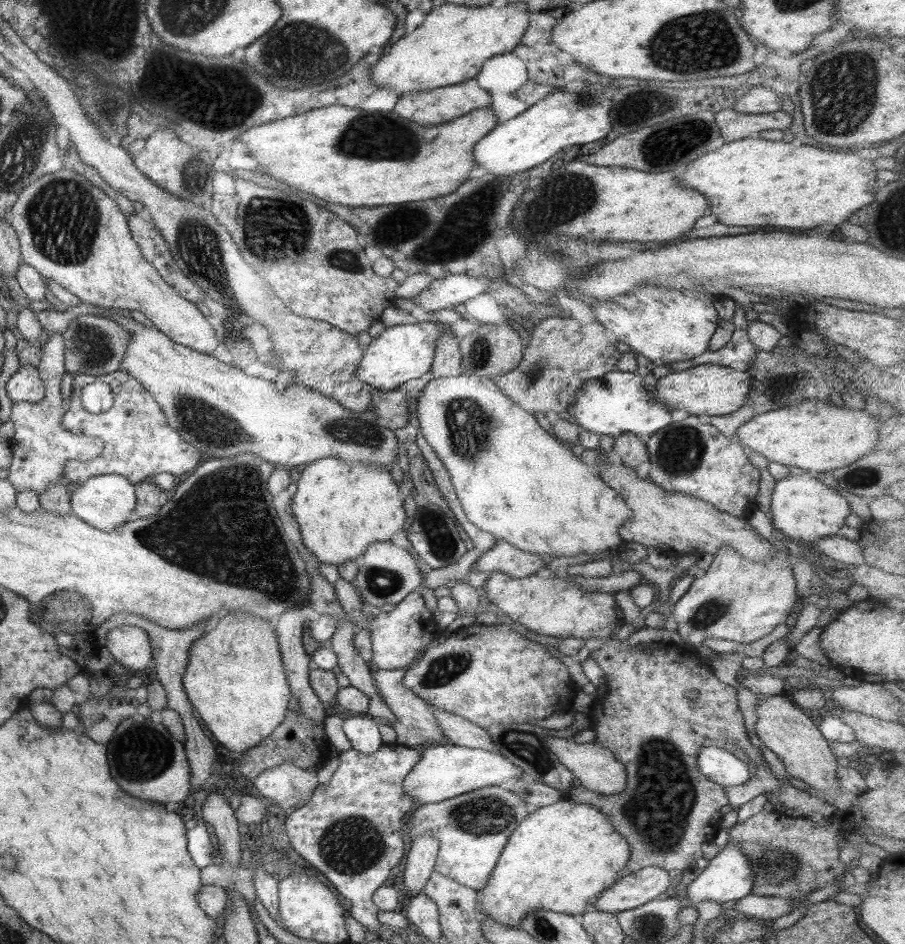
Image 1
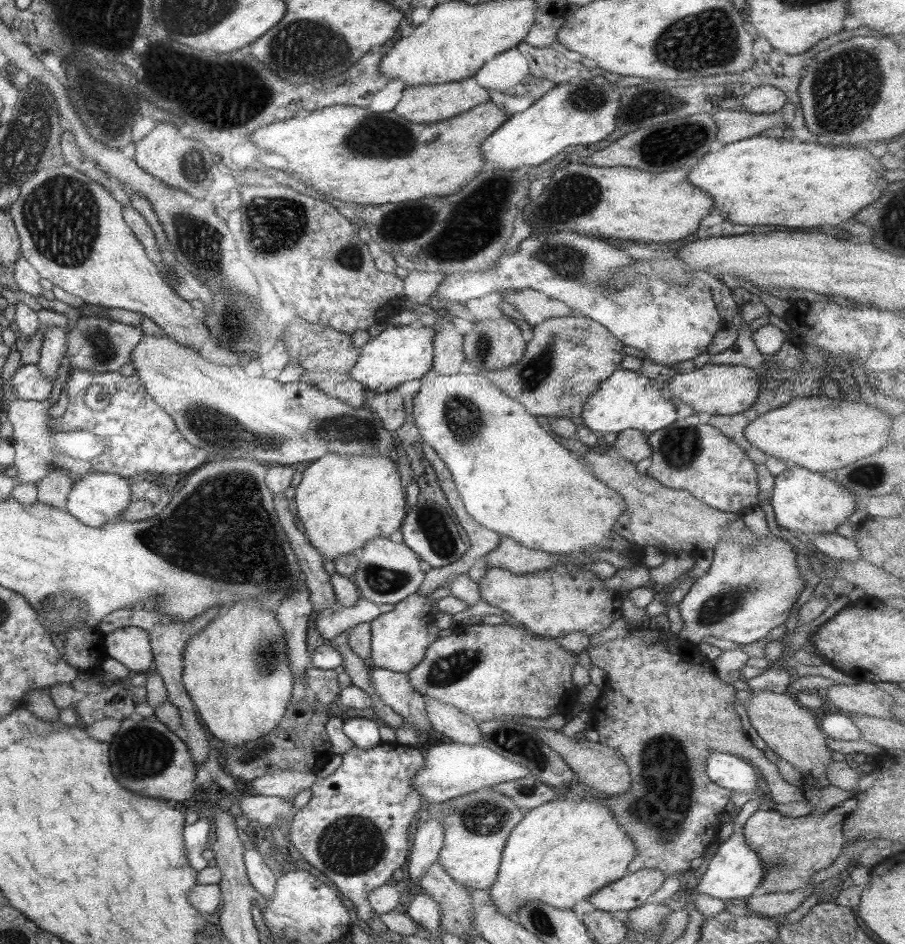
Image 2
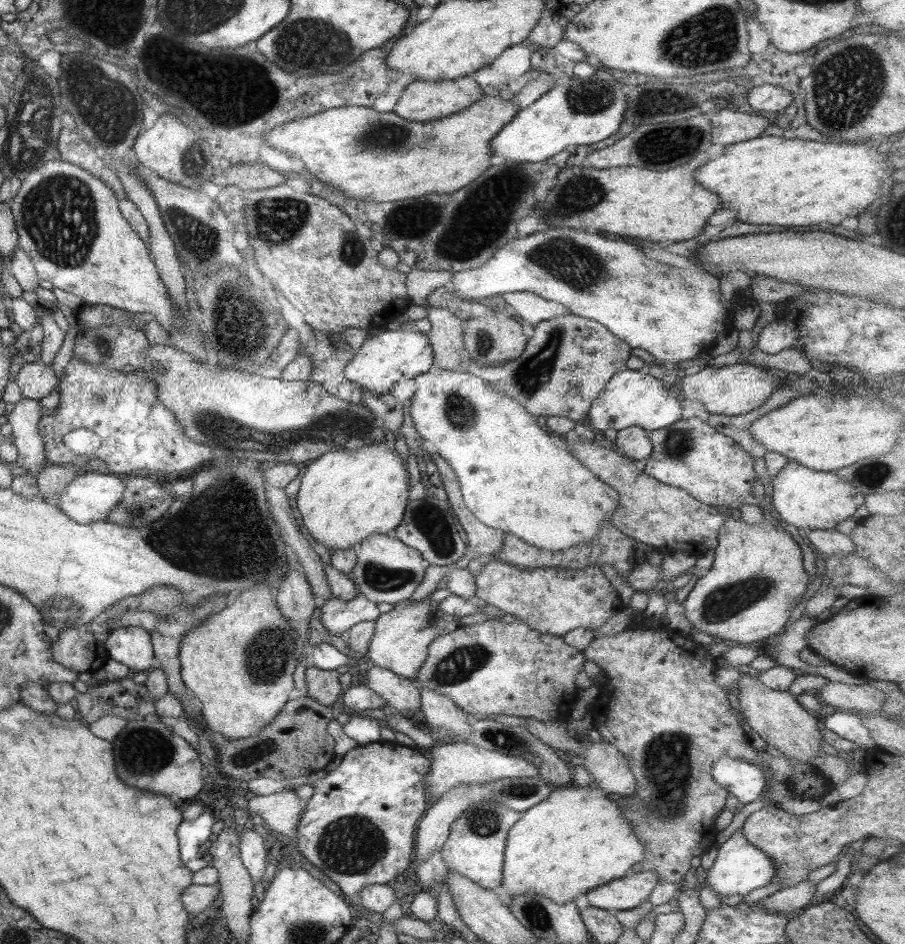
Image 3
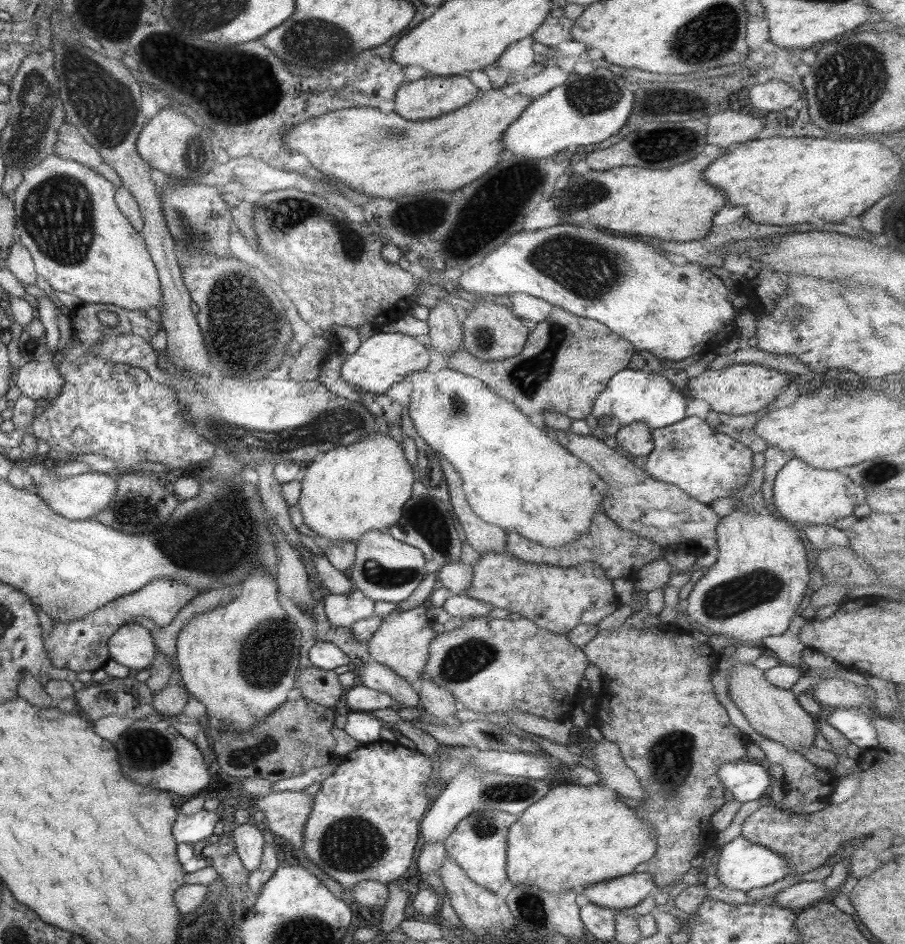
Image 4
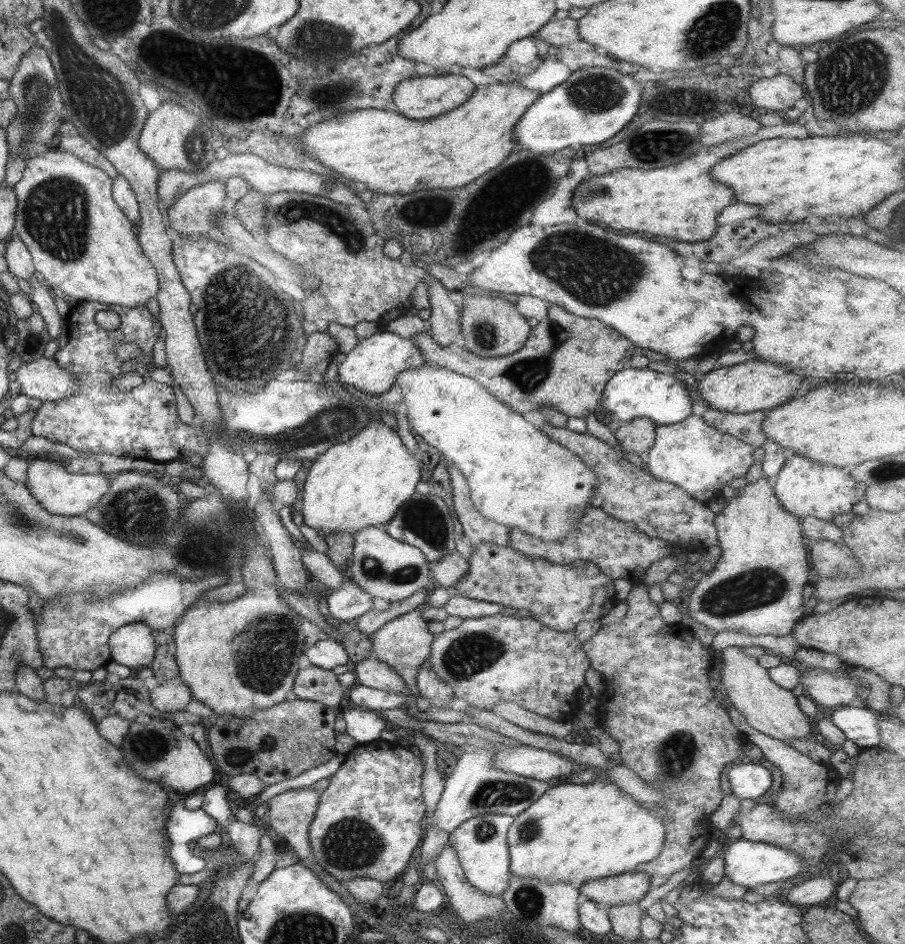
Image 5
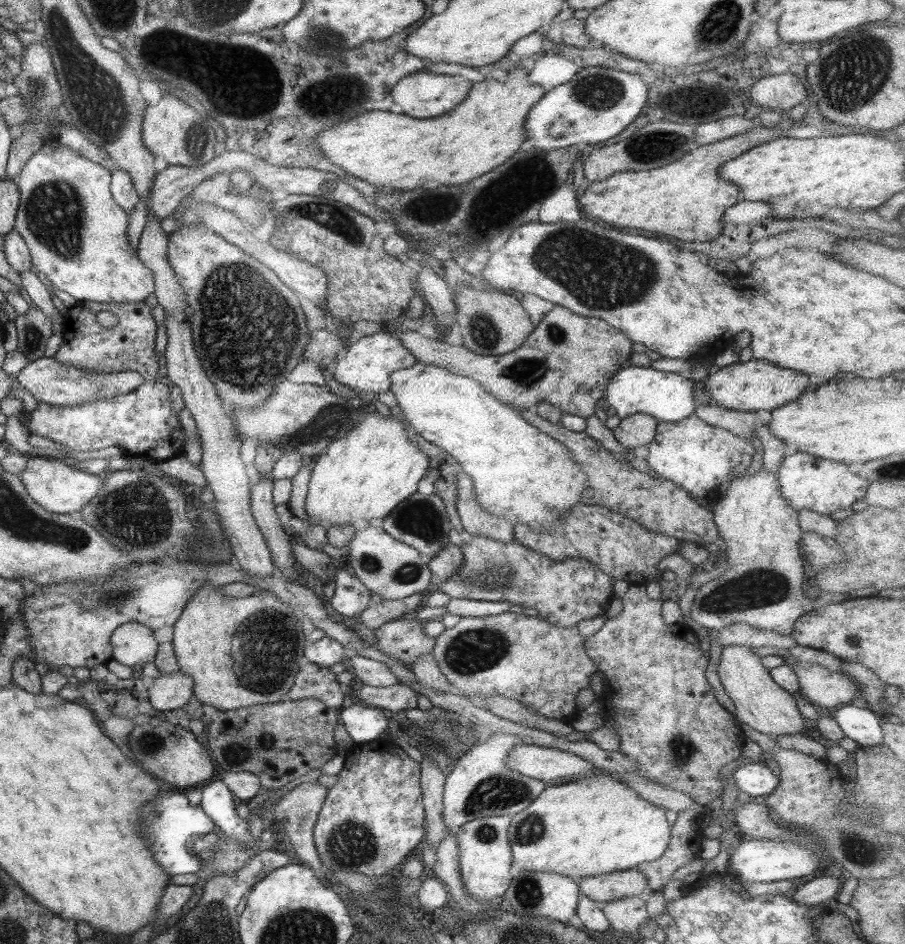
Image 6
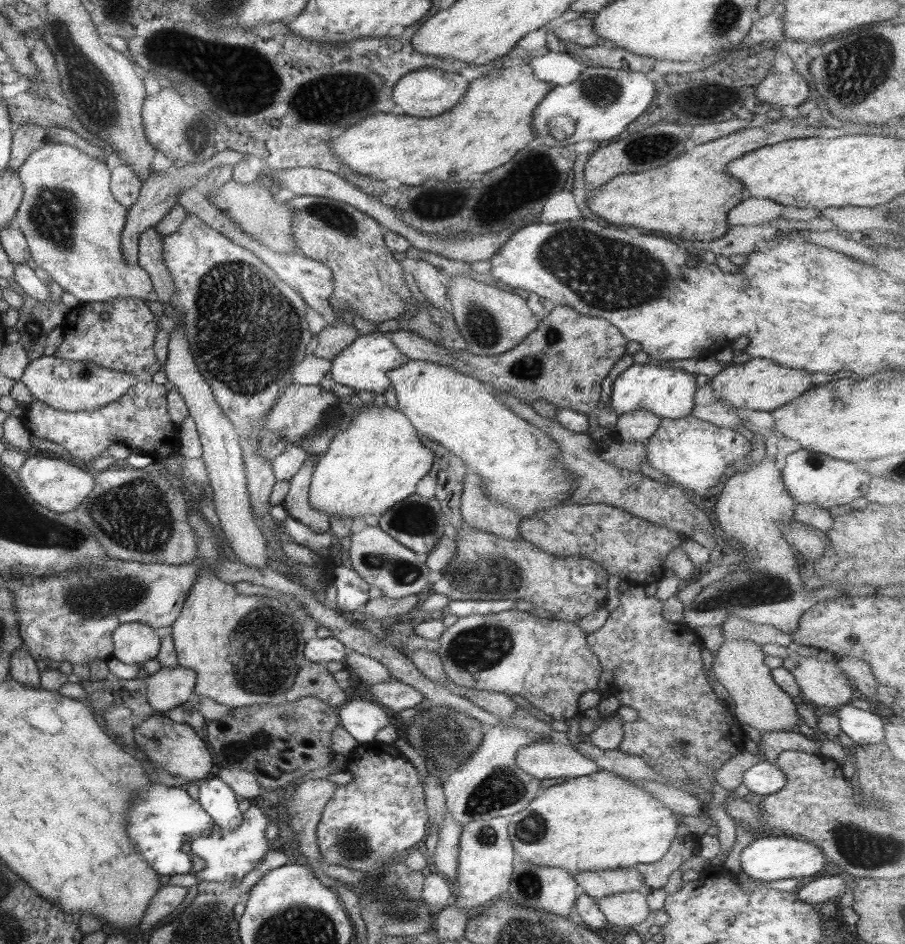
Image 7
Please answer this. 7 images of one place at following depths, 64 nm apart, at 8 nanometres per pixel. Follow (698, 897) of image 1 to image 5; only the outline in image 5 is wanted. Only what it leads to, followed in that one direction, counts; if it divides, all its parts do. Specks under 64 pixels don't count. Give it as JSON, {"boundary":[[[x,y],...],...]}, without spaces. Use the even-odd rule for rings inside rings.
{"boundary":[[[741,838],[723,845],[719,854],[723,857],[723,876],[733,884],[746,889],[762,884],[783,882],[801,874],[807,868],[792,850],[766,843],[750,842]]]}

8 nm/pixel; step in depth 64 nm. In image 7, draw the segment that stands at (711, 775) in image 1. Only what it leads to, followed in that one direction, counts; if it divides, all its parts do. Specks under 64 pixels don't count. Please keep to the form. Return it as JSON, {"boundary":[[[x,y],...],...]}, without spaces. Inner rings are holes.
{"boundary":[[[765,760],[744,770],[741,773],[741,784],[749,790],[750,795],[757,794],[766,799],[785,784],[785,779],[777,763],[773,765]]]}

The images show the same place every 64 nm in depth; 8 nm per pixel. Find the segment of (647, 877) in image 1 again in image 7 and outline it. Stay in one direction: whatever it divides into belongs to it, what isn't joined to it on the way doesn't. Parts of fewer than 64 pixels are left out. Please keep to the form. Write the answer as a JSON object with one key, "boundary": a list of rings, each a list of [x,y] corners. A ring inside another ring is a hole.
{"boundary":[[[635,868],[588,871],[575,874],[575,883],[587,896],[599,900],[612,894],[642,890],[643,876]]]}

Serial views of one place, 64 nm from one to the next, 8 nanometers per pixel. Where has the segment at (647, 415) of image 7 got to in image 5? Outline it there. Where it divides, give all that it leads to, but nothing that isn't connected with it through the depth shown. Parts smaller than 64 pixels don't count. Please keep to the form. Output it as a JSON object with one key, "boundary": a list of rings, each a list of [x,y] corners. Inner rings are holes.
{"boundary":[[[634,418],[623,423],[614,432],[618,444],[625,452],[647,452],[654,443],[654,424],[648,418]]]}

